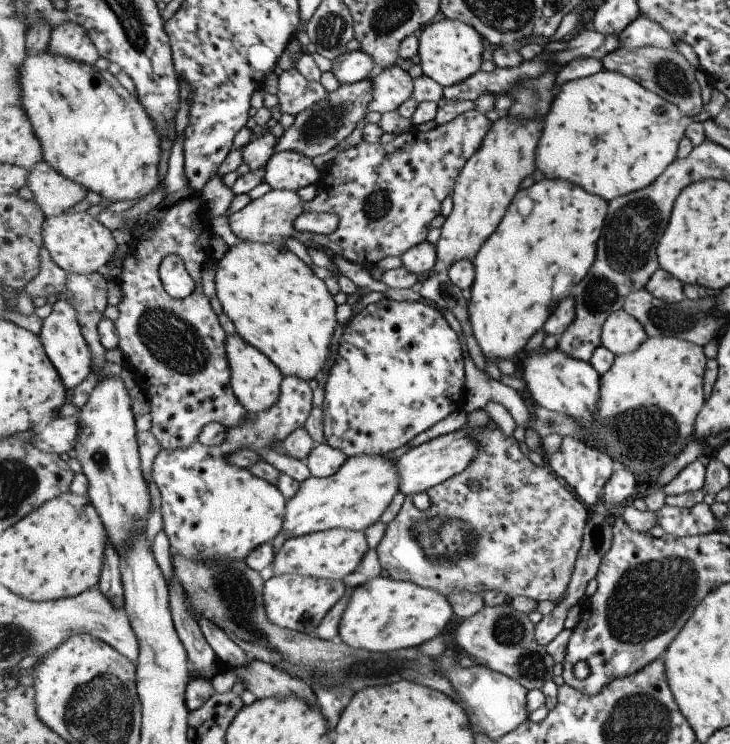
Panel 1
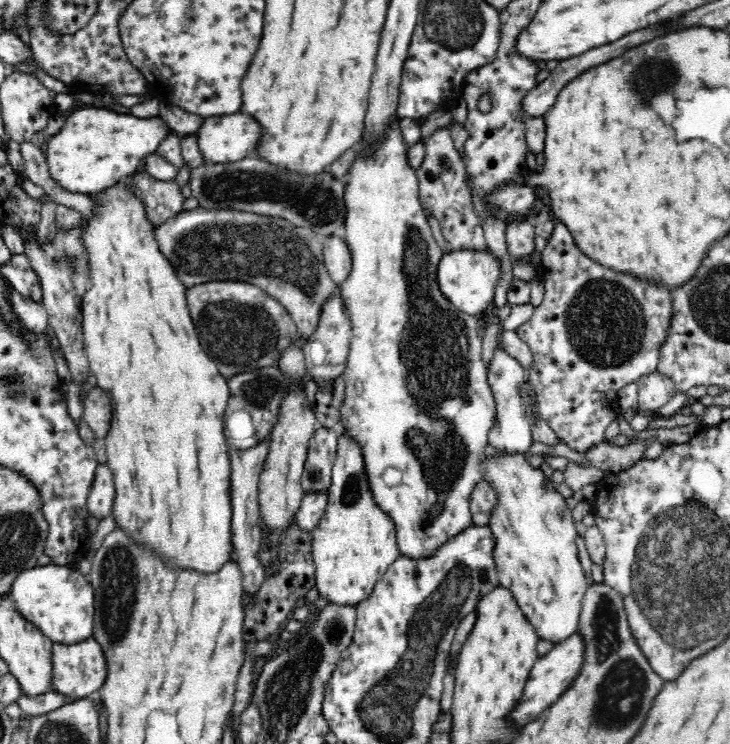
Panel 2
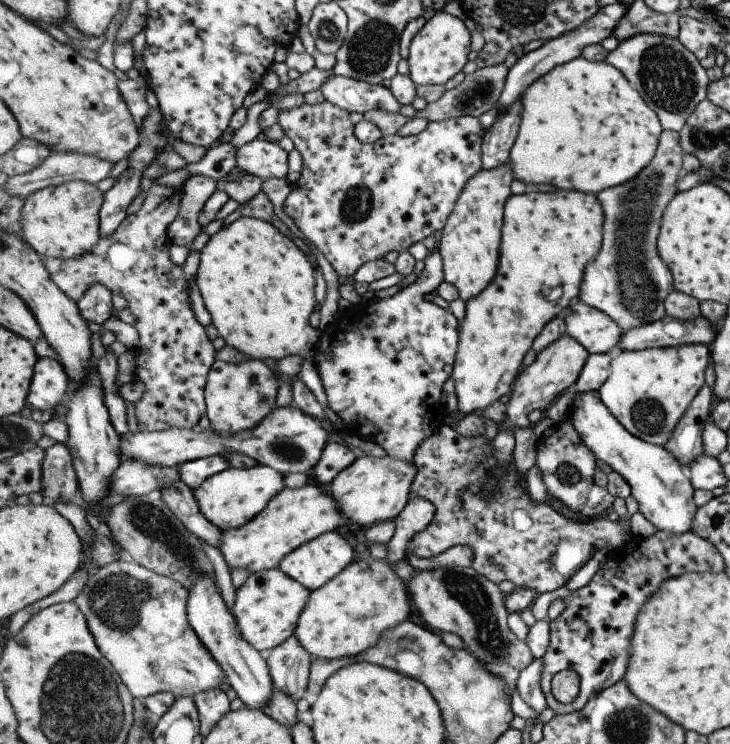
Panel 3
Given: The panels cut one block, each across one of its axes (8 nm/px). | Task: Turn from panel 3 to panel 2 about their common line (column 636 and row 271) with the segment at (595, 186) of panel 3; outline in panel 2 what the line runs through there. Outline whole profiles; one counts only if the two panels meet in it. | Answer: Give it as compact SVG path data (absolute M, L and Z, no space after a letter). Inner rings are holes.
M128 178L115 182L102 190L91 194L93 204L93 215L83 217L81 226L81 245L85 252L87 270L90 270L90 287L82 296L82 334L84 353L89 361L92 374L96 376L97 386L107 392L113 406L113 416L109 434L105 438L105 450L107 462L115 484L114 507L112 517L114 522L126 529L142 545L147 545L158 550L171 564L179 568L194 568L198 571L212 572L220 569L233 556L233 544L231 543L231 457L228 455L230 447L225 440L224 423L227 400L229 399L229 388L227 378L218 370L216 362L209 358L209 355L202 349L198 338L197 328L190 313L189 288L185 286L182 279L178 277L178 271L174 269L172 261L162 253L158 246L158 239L154 237L154 221L146 213L144 201L134 193L130 187Z

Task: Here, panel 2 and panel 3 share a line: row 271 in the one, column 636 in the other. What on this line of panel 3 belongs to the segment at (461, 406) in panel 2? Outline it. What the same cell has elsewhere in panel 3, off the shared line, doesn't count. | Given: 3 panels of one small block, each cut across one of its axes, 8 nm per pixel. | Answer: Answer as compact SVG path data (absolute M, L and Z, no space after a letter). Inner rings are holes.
M688 344L671 348L647 348L643 350L615 350L612 352L612 373L597 394L602 396L605 406L621 421L621 424L647 442L667 446L676 432L681 418L696 400L697 394L705 386L705 372L713 364L712 349L708 344Z

